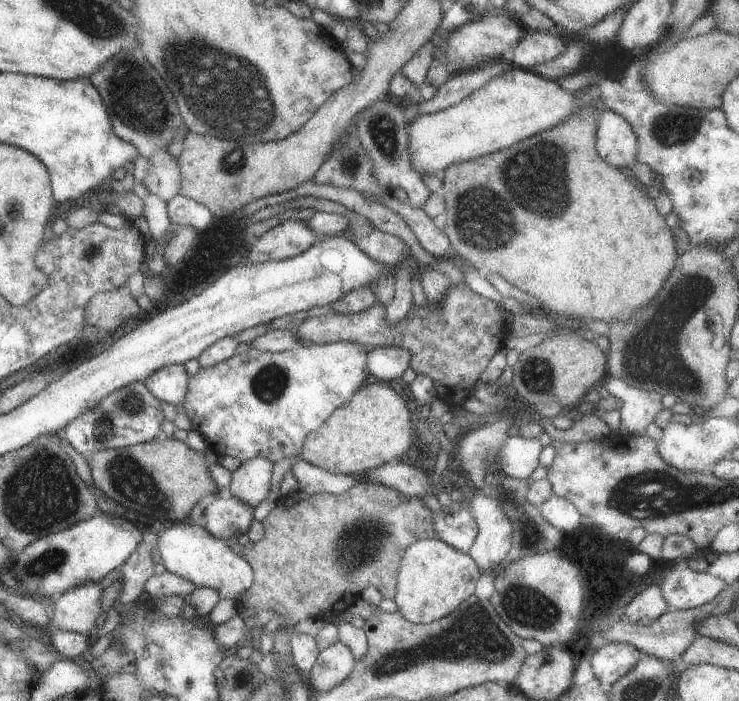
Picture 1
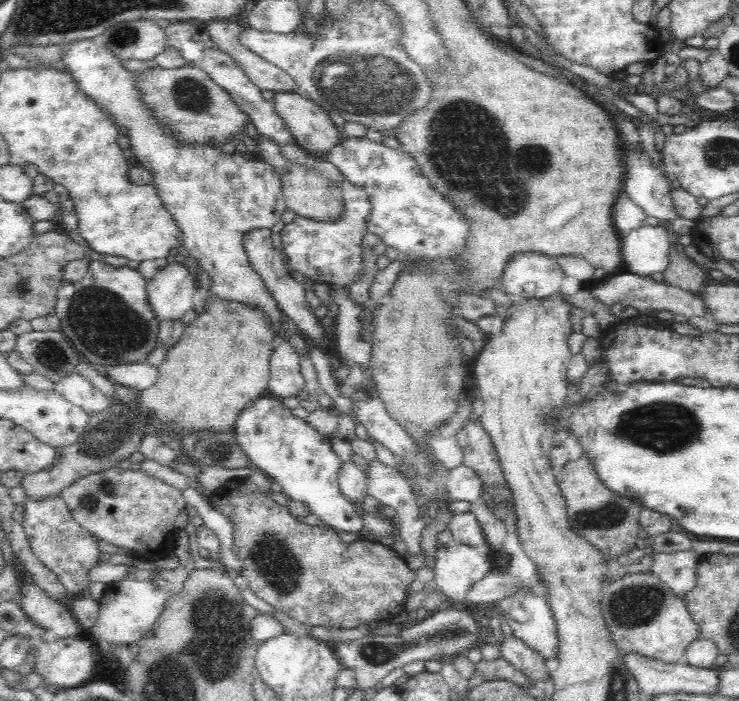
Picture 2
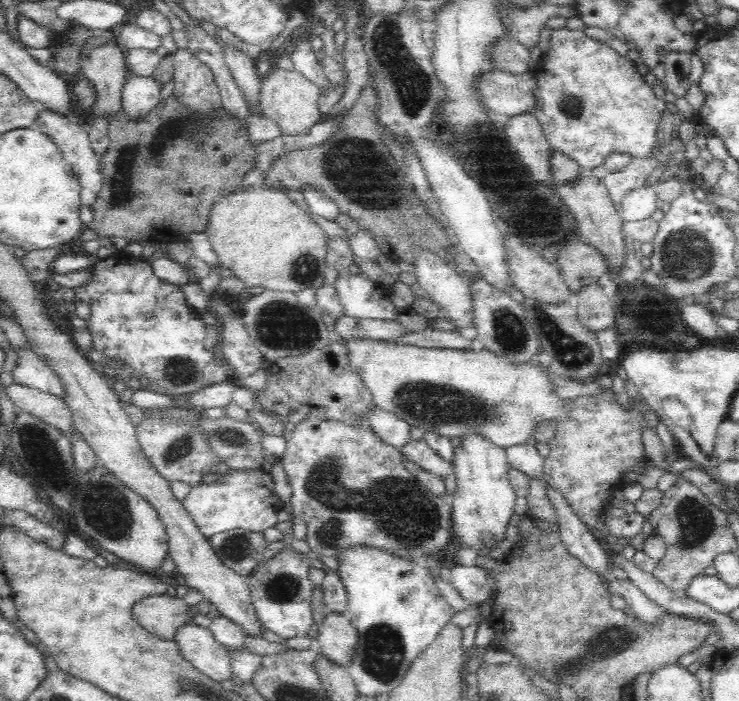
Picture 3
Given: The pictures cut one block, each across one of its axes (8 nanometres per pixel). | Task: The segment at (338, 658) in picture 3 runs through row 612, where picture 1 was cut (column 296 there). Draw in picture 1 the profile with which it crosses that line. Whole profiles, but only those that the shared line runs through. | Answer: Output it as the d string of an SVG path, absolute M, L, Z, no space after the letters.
M466 284L452 285L446 298L436 307L413 308L398 324L387 325L385 306L373 304L365 311L345 315L329 313L308 317L294 330L300 344L321 345L335 342L360 343L367 348L402 347L411 354L410 368L429 376L437 388L437 396L449 406L460 406L472 396L475 383L496 352L502 350L508 334L500 322L500 314L493 300L470 290Z

